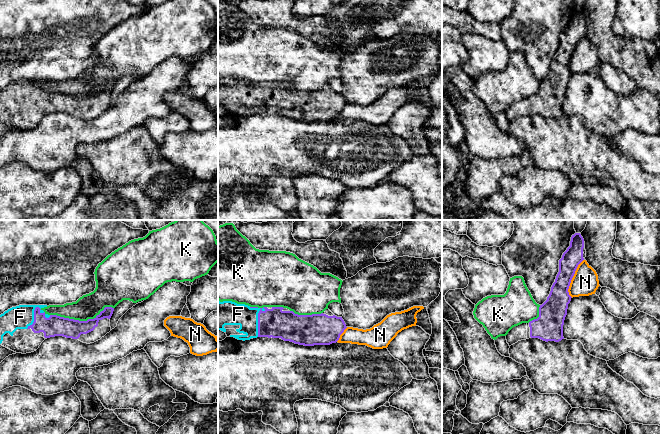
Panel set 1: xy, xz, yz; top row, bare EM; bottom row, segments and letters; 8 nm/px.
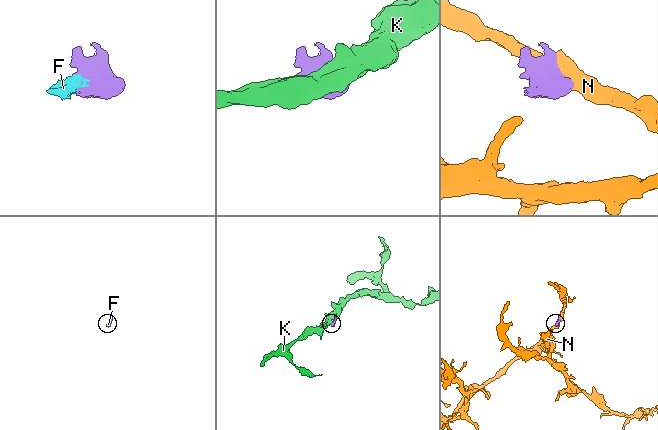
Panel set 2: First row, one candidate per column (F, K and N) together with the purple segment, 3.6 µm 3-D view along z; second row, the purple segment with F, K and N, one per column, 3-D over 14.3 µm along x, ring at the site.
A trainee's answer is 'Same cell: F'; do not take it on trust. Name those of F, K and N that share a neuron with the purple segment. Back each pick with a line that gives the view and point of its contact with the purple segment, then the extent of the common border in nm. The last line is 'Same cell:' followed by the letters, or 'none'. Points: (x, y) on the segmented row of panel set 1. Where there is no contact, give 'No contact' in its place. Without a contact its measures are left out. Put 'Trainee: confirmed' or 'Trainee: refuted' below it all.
F: Touches purple at xy (34, 310). Shared border 220 nm
Same cell: F
Trainee: confirmed

